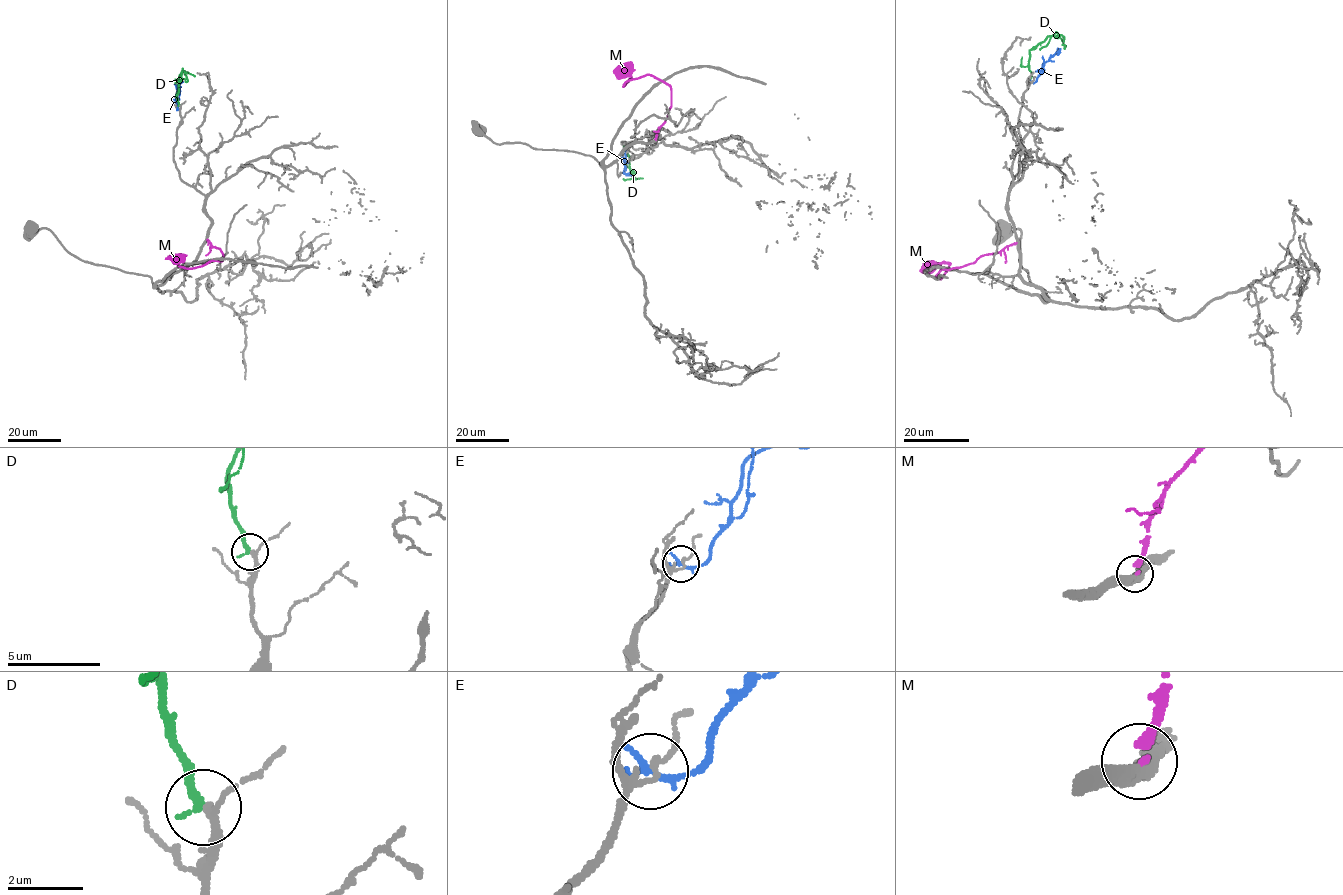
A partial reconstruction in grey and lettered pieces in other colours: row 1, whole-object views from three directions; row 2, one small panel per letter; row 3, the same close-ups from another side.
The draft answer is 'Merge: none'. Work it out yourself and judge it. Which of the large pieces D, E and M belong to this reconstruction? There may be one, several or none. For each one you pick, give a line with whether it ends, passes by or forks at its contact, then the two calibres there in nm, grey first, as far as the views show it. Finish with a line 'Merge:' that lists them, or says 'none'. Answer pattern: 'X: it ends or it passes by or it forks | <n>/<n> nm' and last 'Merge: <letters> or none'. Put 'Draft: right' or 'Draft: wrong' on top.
Draft: wrong
D: it ends | 170/240 nm
Merge: D

